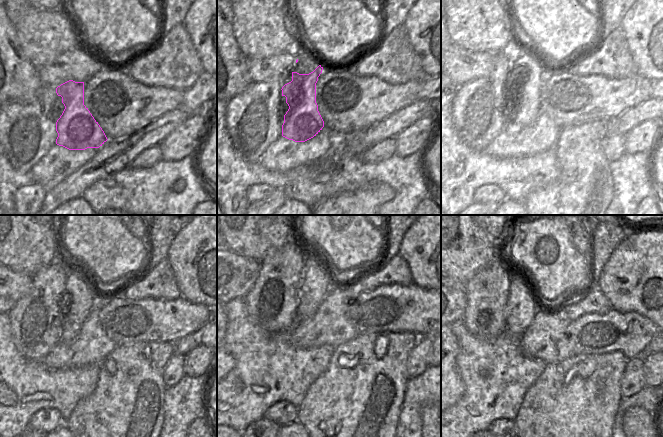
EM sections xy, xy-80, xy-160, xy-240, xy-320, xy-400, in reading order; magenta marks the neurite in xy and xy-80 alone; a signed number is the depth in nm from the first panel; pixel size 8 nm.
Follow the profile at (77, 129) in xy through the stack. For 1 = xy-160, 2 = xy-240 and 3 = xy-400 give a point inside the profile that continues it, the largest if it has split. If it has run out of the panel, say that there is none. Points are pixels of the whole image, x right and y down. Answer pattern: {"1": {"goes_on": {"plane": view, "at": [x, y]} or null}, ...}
{"1": {"goes_on": {"plane": "xy-160", "at": [526, 89]}}, "2": {"goes_on": {"plane": "xy-240", "at": [82, 298]}}, "3": {"goes_on": {"plane": "xy-400", "at": [521, 306]}}}

